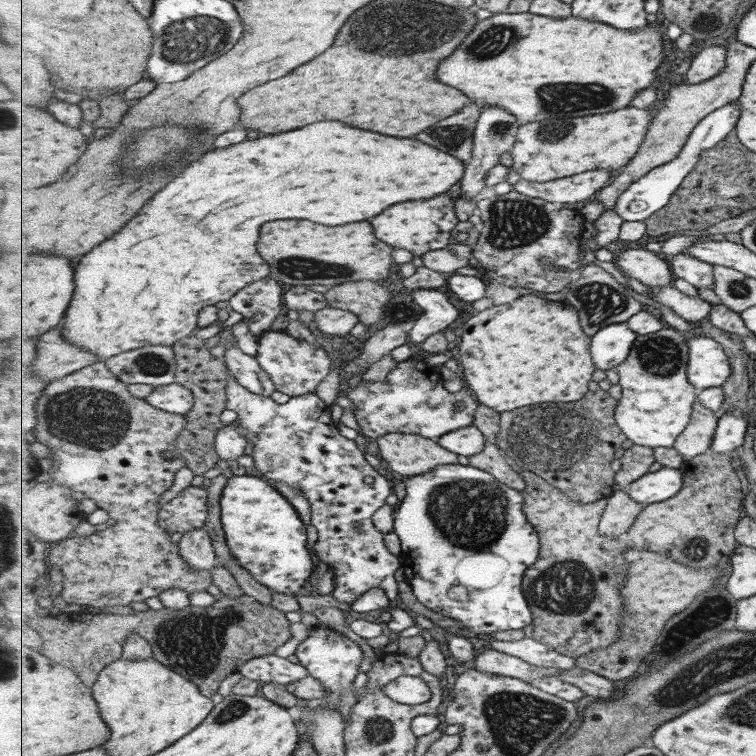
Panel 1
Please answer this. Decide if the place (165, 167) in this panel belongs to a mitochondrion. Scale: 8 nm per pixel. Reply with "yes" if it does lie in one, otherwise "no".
no

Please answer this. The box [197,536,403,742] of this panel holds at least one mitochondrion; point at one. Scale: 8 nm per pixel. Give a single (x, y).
(235, 709)

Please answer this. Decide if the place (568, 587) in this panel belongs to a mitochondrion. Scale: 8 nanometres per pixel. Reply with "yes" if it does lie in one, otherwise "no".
yes

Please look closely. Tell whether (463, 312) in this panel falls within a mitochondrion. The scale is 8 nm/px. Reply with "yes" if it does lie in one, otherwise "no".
no

